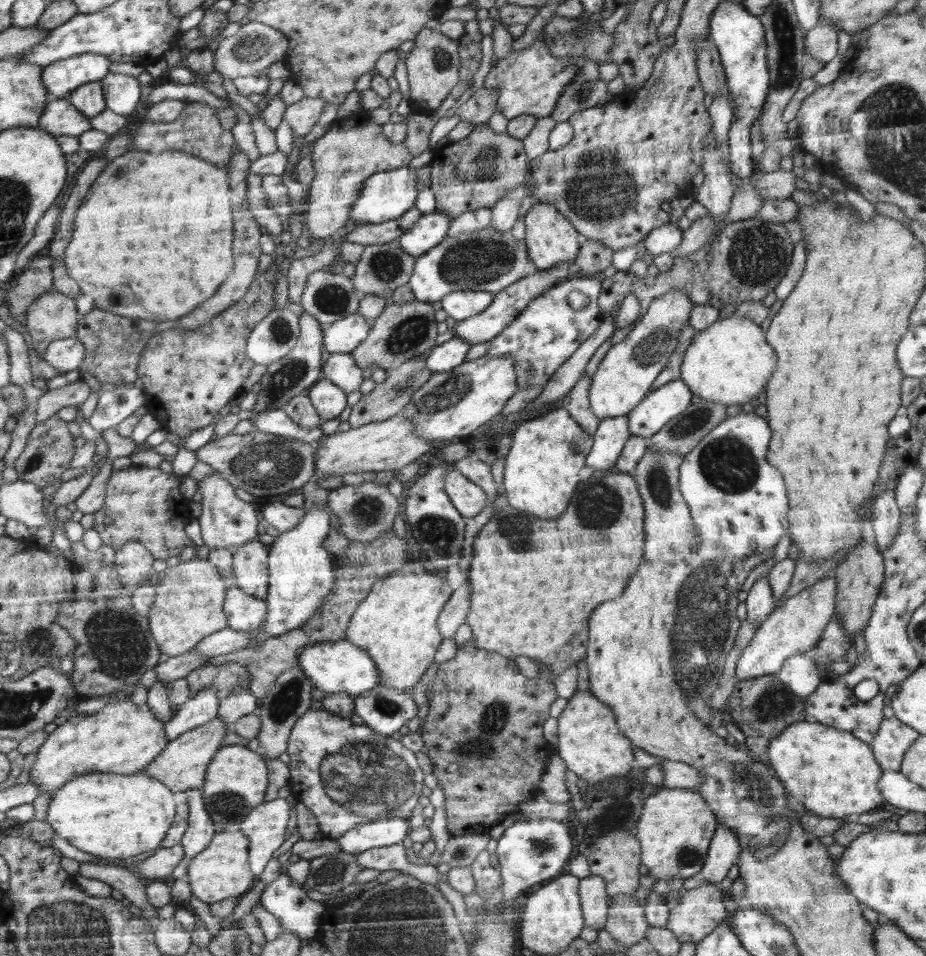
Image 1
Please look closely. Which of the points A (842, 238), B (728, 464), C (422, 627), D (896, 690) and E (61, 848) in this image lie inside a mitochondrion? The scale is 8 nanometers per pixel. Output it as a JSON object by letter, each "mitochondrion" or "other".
{"A":"other","B":"mitochondrion","C":"other","D":"other","E":"other"}

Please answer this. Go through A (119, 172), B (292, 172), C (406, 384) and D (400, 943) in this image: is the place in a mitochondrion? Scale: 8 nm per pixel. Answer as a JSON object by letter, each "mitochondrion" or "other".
{"A":"mitochondrion","B":"other","C":"mitochondrion","D":"mitochondrion"}

